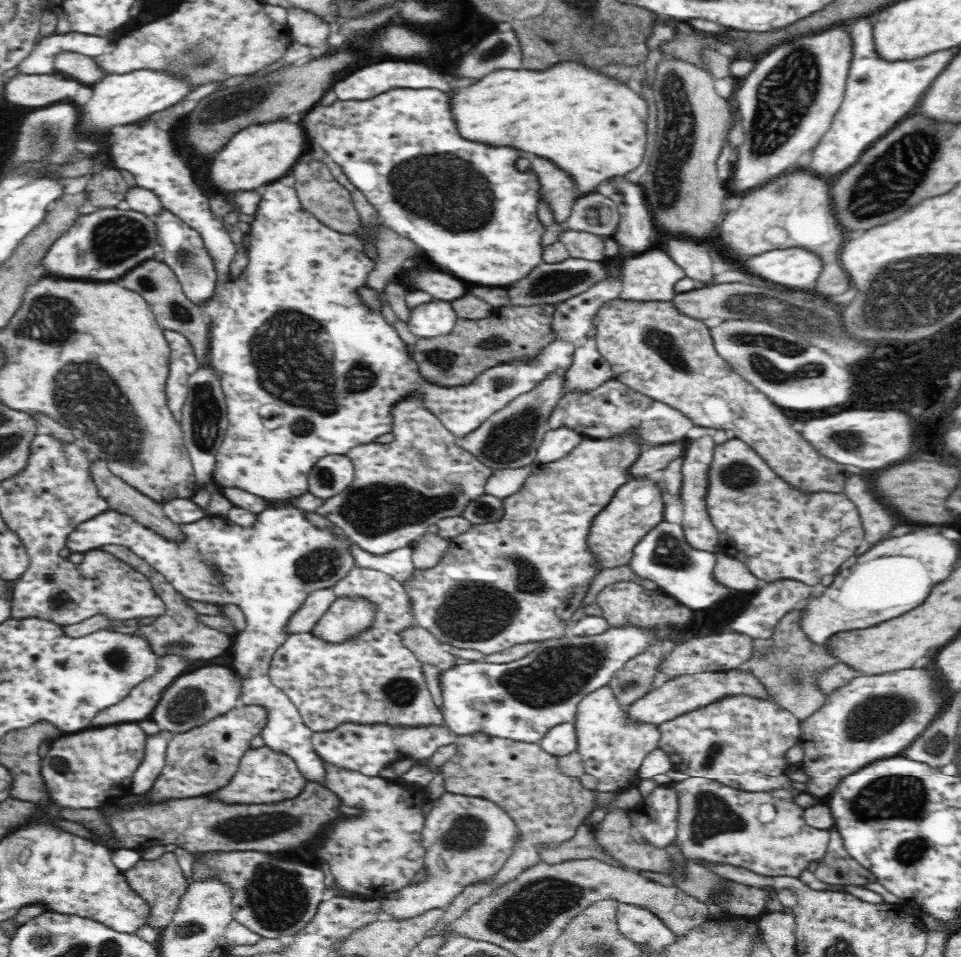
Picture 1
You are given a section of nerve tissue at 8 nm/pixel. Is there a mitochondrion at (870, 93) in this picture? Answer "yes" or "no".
no

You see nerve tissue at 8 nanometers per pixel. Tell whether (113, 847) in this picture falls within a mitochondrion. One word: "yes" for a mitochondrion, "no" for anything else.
no

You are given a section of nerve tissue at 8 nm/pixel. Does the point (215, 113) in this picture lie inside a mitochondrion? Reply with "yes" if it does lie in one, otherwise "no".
yes

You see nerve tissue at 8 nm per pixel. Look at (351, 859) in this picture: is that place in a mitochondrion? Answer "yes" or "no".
no

